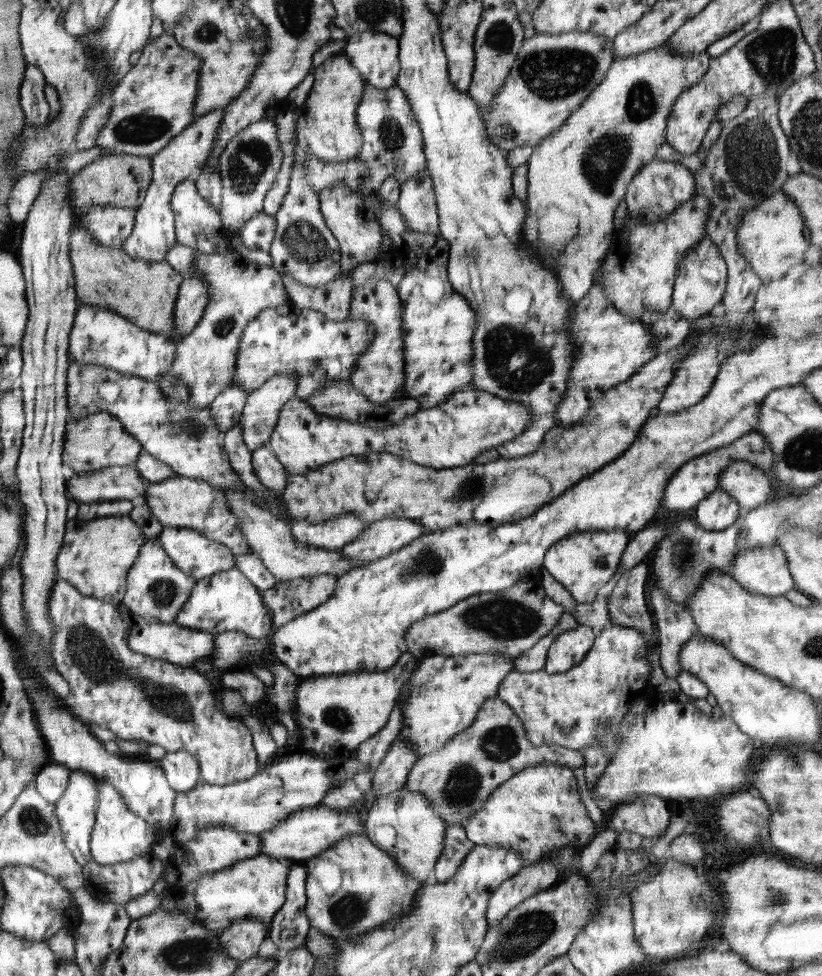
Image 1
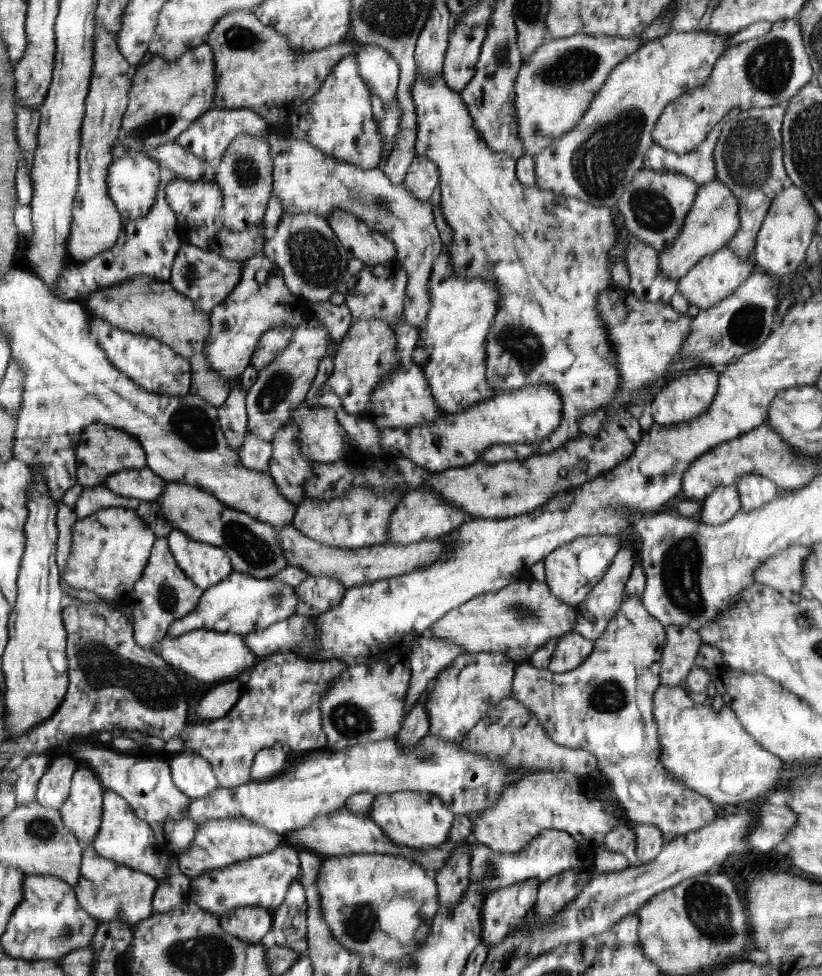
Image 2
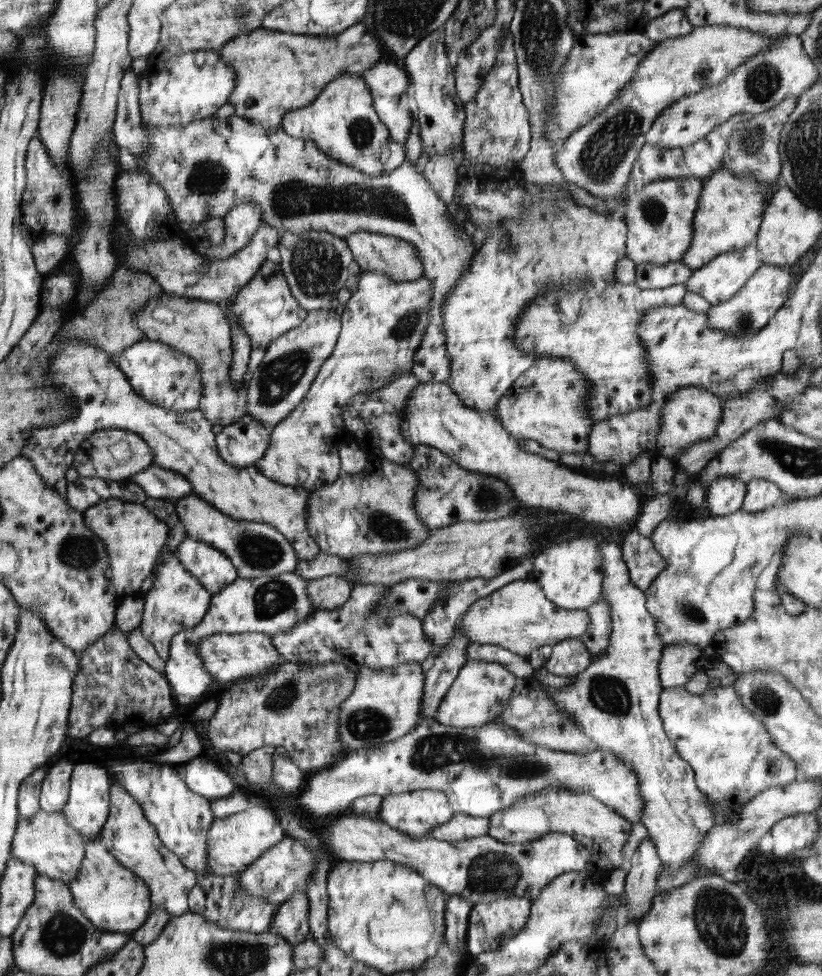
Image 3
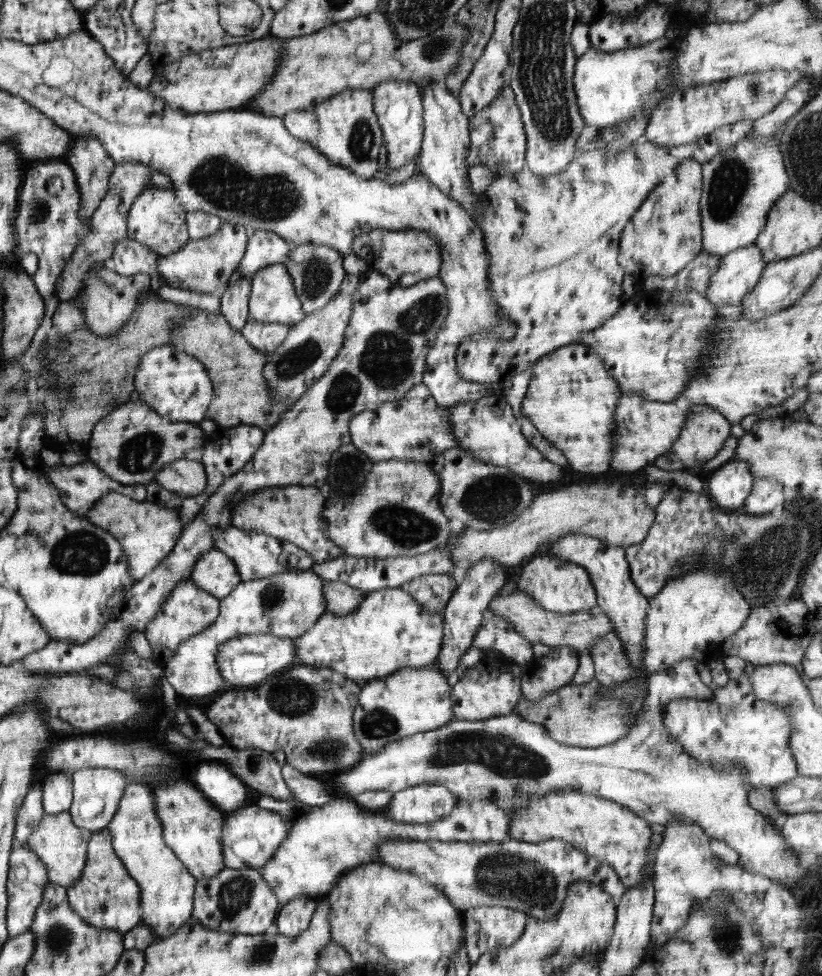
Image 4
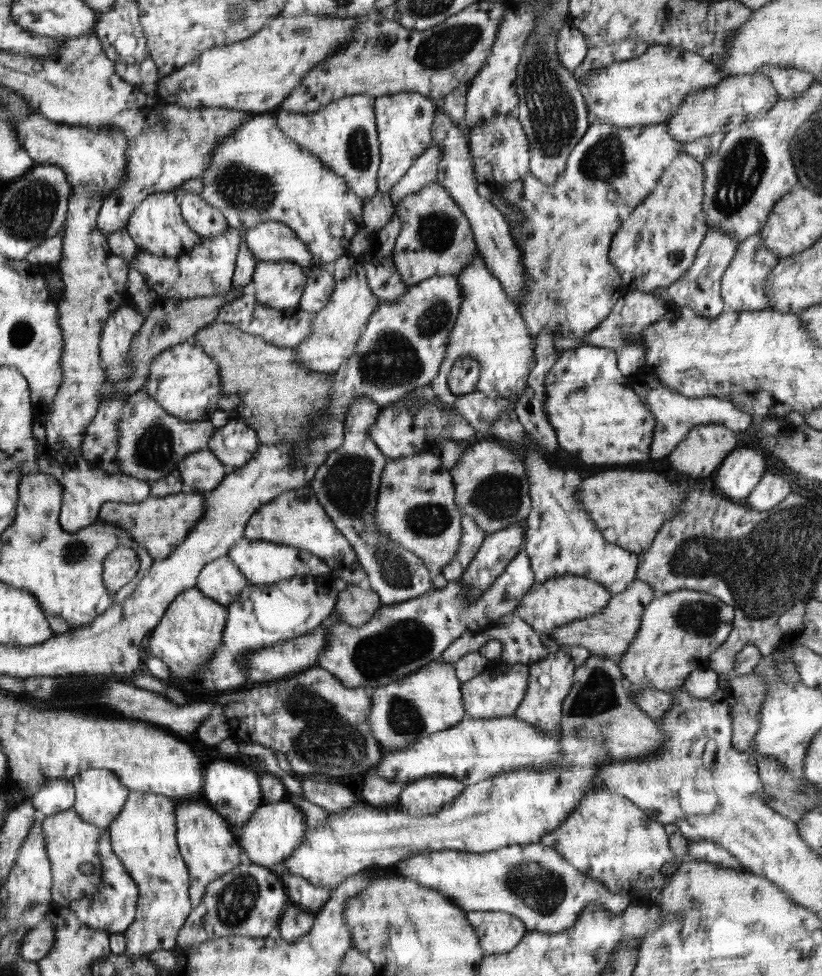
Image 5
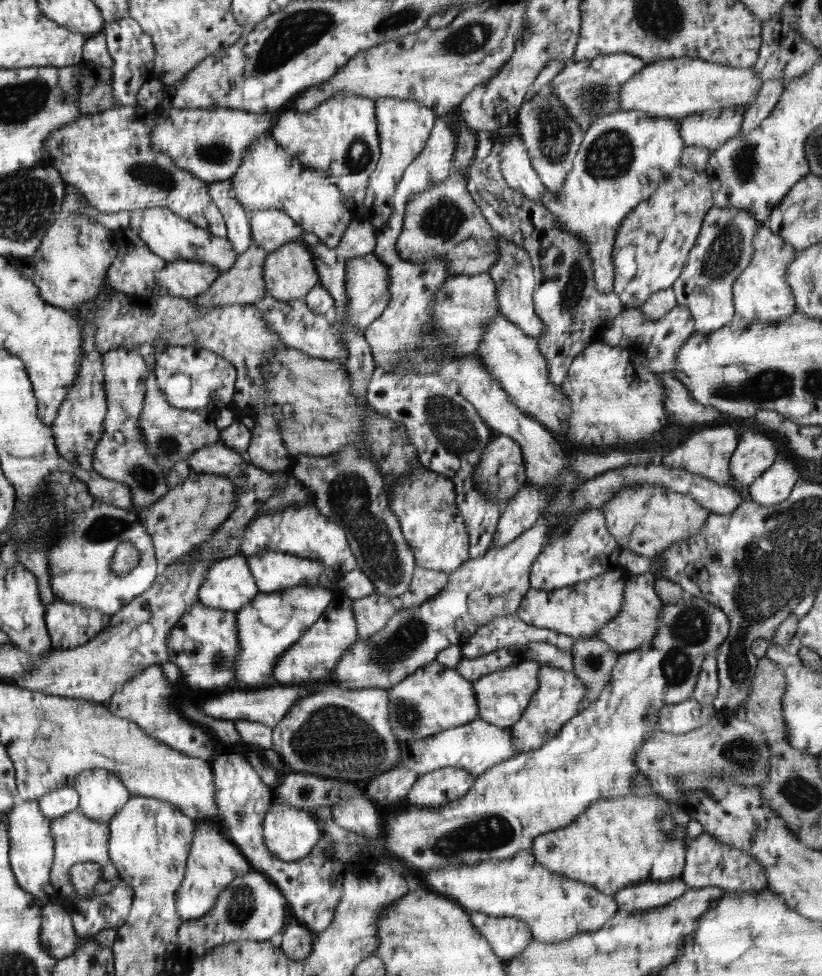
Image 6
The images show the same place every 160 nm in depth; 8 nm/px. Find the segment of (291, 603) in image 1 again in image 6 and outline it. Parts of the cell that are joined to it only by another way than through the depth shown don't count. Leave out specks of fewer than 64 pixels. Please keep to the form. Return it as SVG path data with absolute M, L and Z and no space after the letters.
M377 592L363 598L352 599L358 638L365 640L378 632L386 622L396 613L395 601L389 600L385 595Z

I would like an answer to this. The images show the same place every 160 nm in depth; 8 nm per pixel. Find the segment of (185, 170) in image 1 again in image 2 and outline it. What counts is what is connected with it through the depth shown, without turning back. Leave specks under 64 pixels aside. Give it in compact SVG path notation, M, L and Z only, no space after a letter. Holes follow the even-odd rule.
M209 108L186 129L183 129L179 136L176 136L175 142L184 148L184 152L193 153L201 161L216 166L226 148L238 134L244 132L253 137L259 137L266 128L268 125L265 120L248 108ZM159 166L159 170L160 183L150 211L145 216L124 221L111 249L75 266L67 266L63 276L55 282L55 297L77 301L87 293L109 287L135 275L153 277L157 281L169 281L172 263L181 244L176 231L176 216L164 199L164 188L167 181L175 176L164 166Z

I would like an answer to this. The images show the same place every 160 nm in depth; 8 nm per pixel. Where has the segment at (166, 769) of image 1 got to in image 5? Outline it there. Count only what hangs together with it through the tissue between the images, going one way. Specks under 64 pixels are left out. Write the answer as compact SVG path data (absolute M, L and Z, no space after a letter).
M228 759L207 763L203 776L200 800L228 822L233 834L240 832L251 813L263 804L257 774L252 768L236 765Z

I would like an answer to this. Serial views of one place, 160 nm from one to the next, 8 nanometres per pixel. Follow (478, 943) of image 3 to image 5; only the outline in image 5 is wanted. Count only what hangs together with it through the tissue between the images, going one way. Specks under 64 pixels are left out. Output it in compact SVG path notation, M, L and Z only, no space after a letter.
M466 911L467 922L477 935L482 954L509 952L524 935L526 928L521 920L503 912Z

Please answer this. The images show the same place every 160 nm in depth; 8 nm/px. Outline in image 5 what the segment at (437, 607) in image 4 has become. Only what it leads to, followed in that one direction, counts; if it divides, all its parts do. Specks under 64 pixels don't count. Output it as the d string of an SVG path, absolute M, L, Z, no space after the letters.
M367 396L355 397L348 404L342 443L327 453L325 460L316 468L309 487L335 528L351 545L355 561L366 574L366 586L375 592L380 604L385 605L403 602L430 591L433 589L433 575L423 566L420 558L375 528L374 508L386 456L368 437L368 428L374 424L380 409Z

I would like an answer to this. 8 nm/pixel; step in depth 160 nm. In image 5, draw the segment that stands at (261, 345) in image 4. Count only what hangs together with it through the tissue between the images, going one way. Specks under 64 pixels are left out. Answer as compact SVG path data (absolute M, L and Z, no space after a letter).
M252 282L245 286L245 294L219 306L216 319L219 323L229 323L237 330L263 339L267 344L276 347L294 349L311 332L311 320L313 314L299 310L298 307L291 310L273 310L263 306L254 297Z

